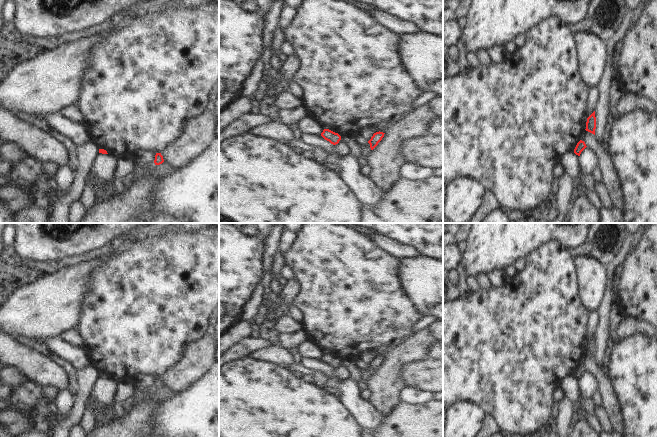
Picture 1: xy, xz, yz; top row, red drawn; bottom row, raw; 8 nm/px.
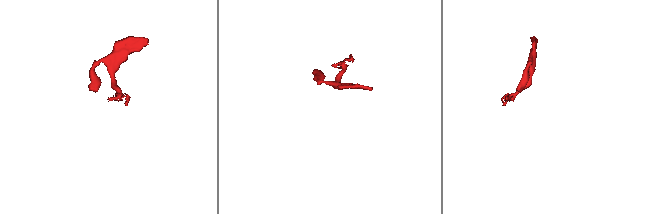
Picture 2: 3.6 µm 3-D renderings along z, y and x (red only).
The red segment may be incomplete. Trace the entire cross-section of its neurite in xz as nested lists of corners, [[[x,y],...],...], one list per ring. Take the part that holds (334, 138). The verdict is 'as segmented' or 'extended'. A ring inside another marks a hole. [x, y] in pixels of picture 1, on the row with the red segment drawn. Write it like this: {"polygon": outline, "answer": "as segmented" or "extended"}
{"polygon": [[[324,129],[321,136],[333,145],[338,144],[341,140],[341,136],[338,133],[335,133],[329,129]]], "answer": "as segmented"}

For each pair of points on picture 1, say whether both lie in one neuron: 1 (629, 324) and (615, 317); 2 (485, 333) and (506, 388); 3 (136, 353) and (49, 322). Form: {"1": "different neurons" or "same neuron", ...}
{"1": "different neurons", "2": "same neuron", "3": "different neurons"}

